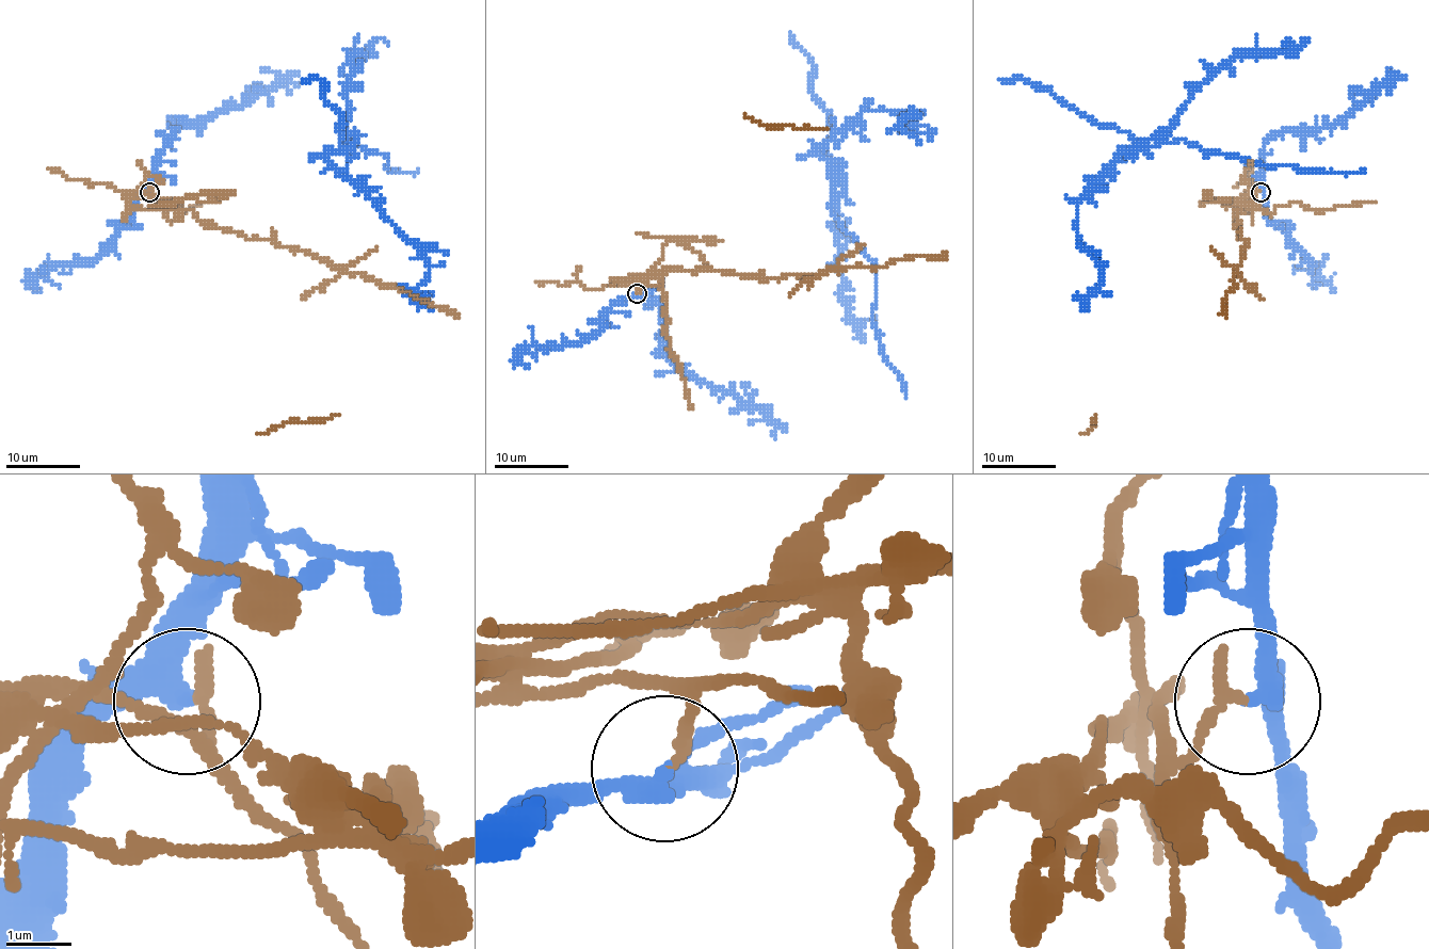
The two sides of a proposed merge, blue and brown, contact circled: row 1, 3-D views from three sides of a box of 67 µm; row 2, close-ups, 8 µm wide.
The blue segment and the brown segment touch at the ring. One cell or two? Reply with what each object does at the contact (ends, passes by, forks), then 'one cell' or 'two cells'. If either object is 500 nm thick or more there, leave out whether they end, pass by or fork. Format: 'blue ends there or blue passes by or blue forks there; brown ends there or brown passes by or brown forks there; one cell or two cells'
blue passes by; brown ends there; two cells

